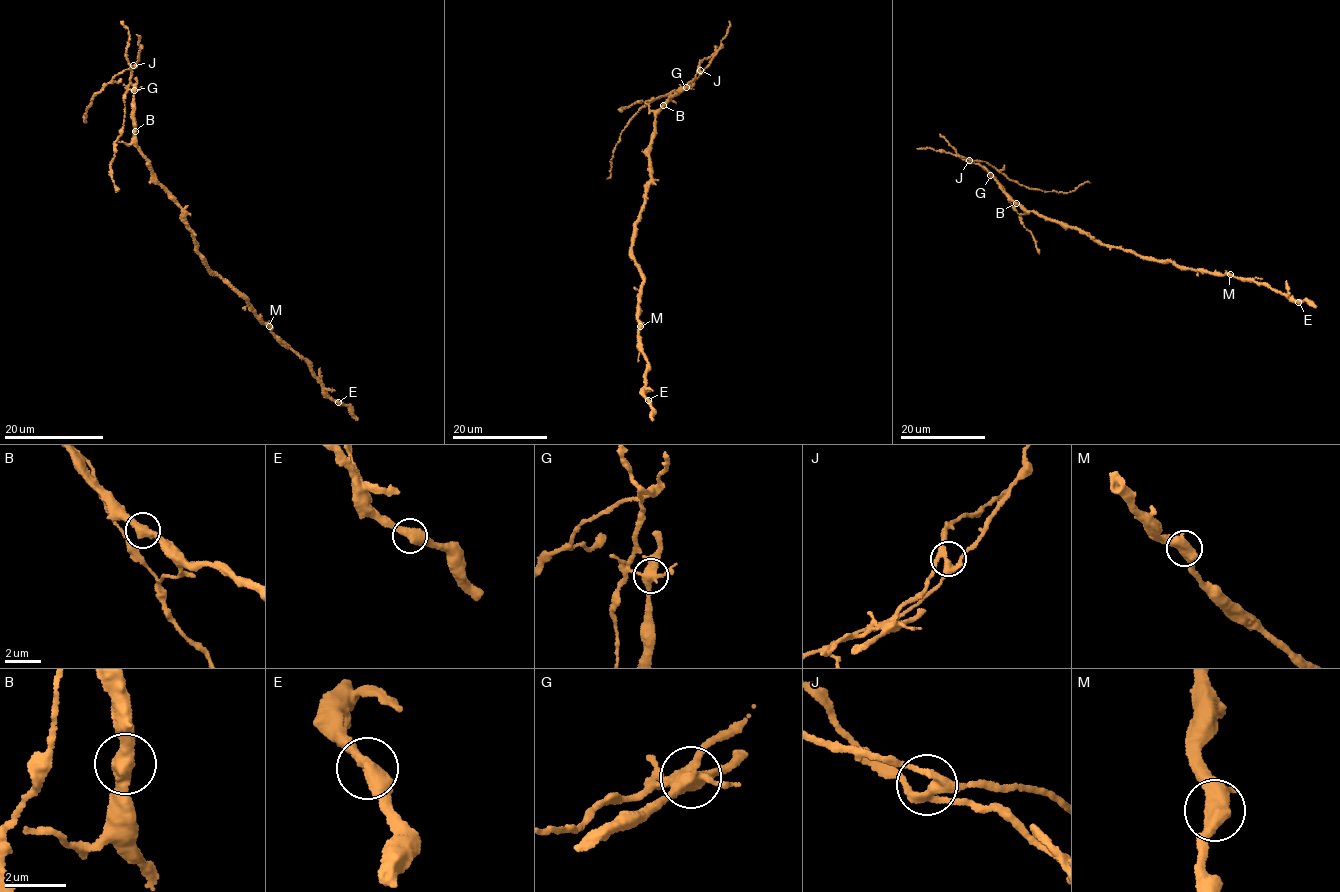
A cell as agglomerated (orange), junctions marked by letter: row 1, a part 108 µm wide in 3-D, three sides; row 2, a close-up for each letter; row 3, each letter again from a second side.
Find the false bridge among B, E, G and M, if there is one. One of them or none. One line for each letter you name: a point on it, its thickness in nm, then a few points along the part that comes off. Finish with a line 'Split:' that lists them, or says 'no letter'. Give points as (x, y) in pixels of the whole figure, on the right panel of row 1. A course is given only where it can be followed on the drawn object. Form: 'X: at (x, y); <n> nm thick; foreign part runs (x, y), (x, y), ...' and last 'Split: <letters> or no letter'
G: at (990, 175); 400 nm thick; foreign part runs (990, 175), (973, 161), (982, 161), (1023, 185), (1048, 191), (1070, 192), (1090, 183)
Split: G

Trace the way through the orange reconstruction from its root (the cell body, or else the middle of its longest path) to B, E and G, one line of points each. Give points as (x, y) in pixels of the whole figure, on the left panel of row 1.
B: (181, 214), (179, 206), (156, 182), (135, 145), (135, 131)
E: (181, 214), (209, 268), (248, 300), (270, 331), (307, 361), (323, 390), (338, 402)
G: (181, 214), (179, 206), (156, 182), (135, 145), (131, 113), (134, 90)

